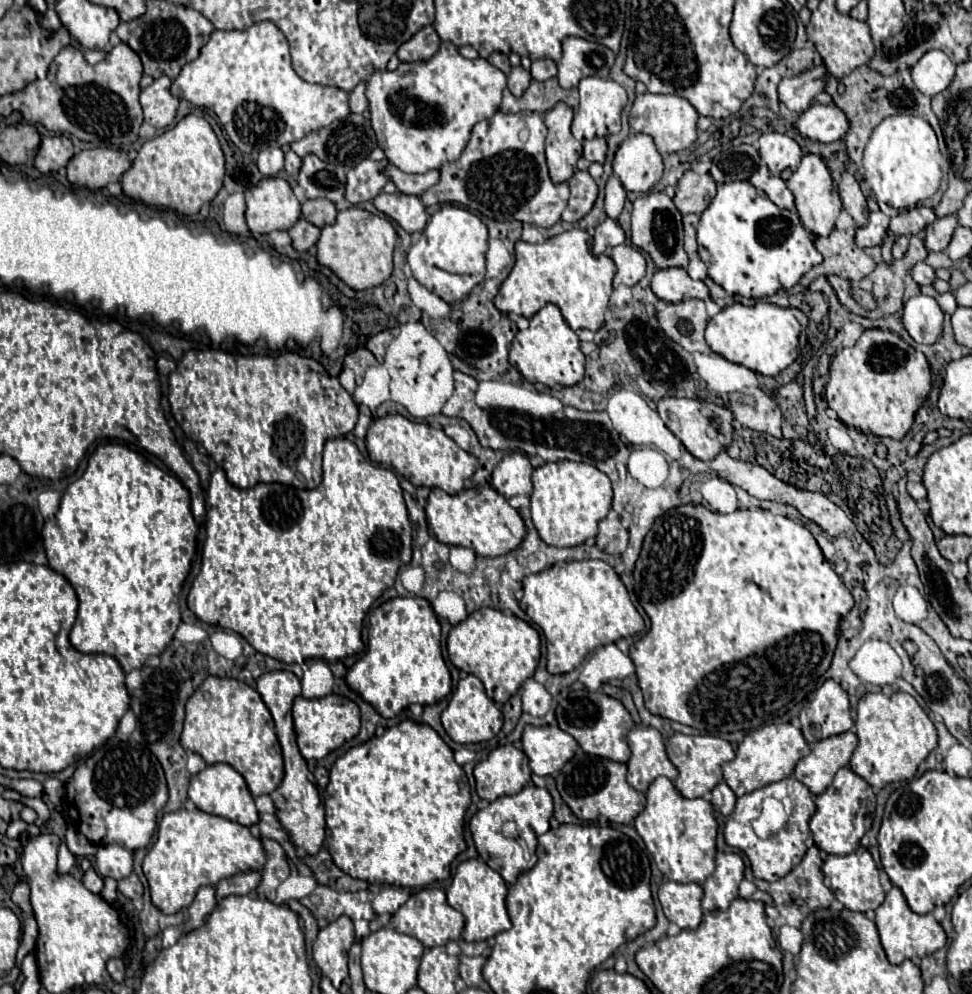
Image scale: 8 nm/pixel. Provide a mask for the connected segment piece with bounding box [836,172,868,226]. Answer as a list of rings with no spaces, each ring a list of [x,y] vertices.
[[[842,172],[842,178],[836,184],[836,188],[838,188],[838,194],[842,198],[844,210],[854,218],[854,222],[858,226],[864,226],[868,220],[868,206],[866,206],[866,198],[860,190],[858,180],[852,174]]]

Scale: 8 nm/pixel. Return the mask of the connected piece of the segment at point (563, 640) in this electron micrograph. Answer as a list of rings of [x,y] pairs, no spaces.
[[[574,560],[528,576],[520,608],[546,636],[550,674],[572,672],[594,648],[644,630],[644,620],[630,602],[626,586],[604,560]]]

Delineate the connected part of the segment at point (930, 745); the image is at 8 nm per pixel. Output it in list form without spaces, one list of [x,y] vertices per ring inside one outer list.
[[[906,692],[864,694],[856,706],[858,748],[850,768],[872,788],[880,790],[890,782],[912,780],[920,762],[936,748],[936,728],[922,706]]]

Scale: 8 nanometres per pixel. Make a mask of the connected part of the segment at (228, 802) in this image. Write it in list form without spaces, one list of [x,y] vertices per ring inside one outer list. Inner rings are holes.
[[[212,764],[206,766],[202,772],[194,774],[188,788],[188,798],[208,814],[216,814],[222,818],[228,818],[232,822],[238,822],[242,826],[252,826],[258,822],[258,810],[254,806],[254,798],[244,782],[244,778],[230,766],[230,764]]]

